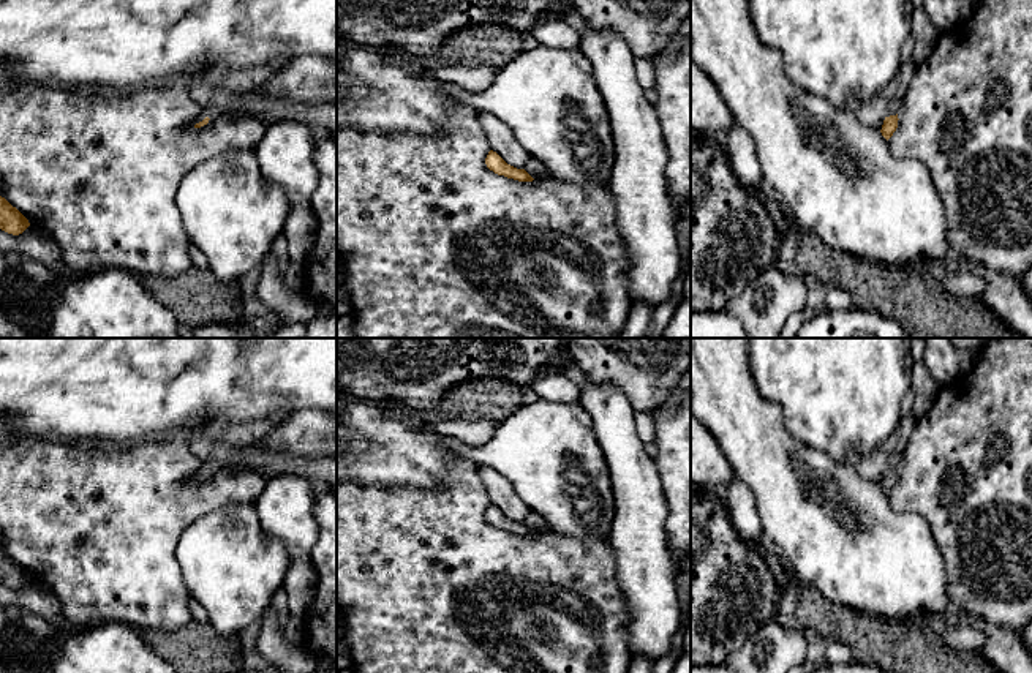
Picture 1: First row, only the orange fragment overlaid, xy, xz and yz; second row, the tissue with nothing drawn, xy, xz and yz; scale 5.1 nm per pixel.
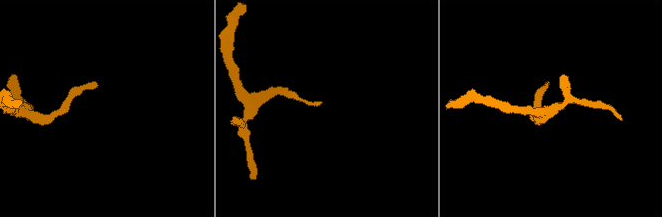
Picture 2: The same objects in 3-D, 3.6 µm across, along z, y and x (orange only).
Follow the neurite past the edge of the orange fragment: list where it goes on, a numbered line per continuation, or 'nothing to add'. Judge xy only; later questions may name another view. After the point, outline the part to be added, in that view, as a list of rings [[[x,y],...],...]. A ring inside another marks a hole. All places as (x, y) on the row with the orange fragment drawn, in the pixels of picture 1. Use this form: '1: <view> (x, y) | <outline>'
nothing to add

